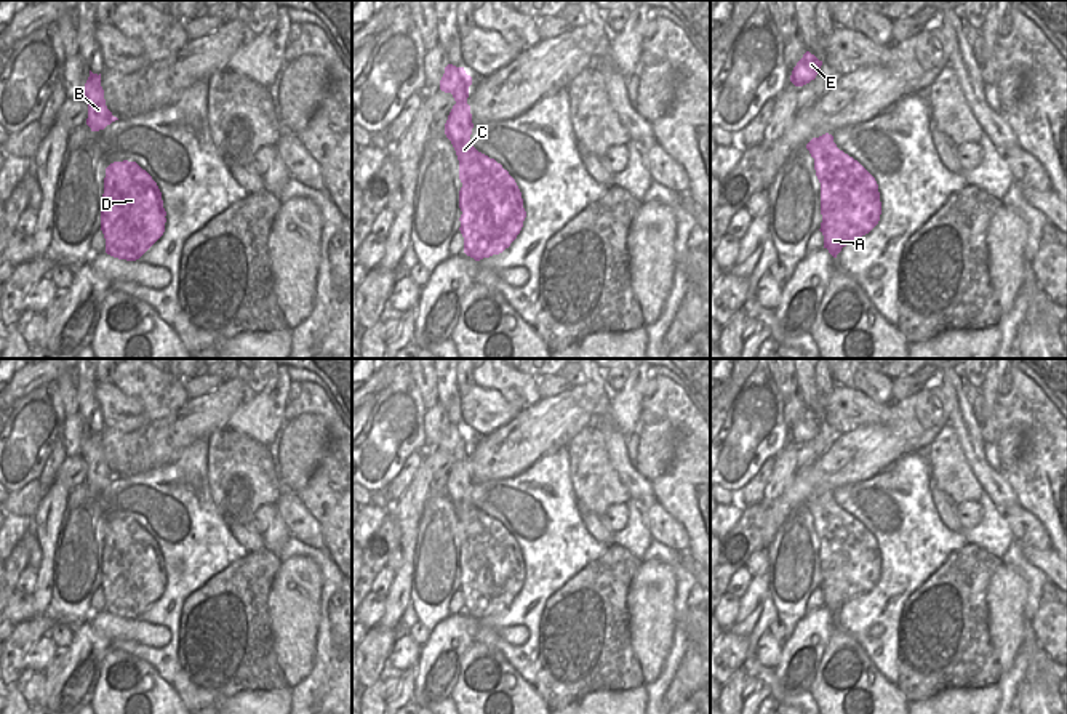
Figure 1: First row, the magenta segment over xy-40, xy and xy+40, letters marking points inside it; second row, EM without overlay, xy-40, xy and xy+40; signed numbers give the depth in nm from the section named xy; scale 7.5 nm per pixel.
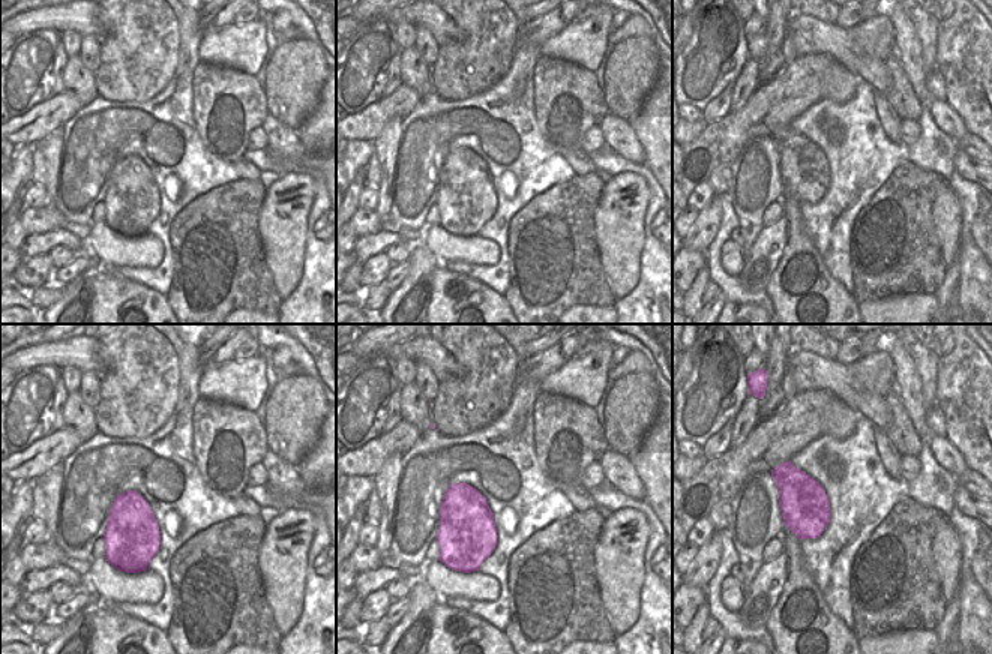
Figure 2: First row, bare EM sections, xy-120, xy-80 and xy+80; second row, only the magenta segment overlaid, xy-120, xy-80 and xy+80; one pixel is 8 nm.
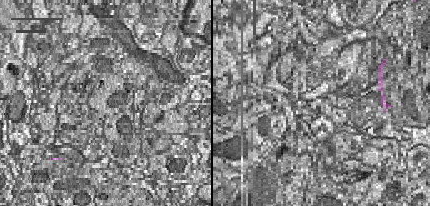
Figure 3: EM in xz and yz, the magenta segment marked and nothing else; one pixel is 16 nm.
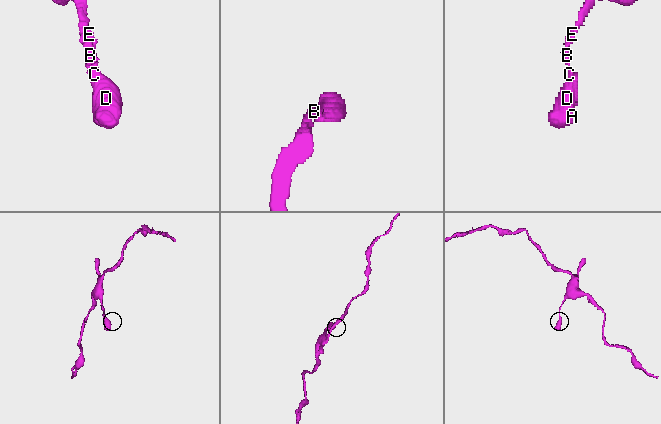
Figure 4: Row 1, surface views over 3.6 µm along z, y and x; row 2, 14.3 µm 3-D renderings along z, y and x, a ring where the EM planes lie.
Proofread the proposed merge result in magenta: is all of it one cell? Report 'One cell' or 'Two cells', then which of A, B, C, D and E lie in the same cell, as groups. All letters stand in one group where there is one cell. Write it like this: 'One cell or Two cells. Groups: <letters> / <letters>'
One cell. Groups: A B C D E

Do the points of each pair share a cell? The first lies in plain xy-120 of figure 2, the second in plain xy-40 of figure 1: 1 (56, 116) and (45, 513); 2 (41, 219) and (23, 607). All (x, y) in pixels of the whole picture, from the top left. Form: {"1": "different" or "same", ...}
{"1": "different", "2": "same"}

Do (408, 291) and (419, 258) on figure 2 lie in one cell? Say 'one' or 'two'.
one

